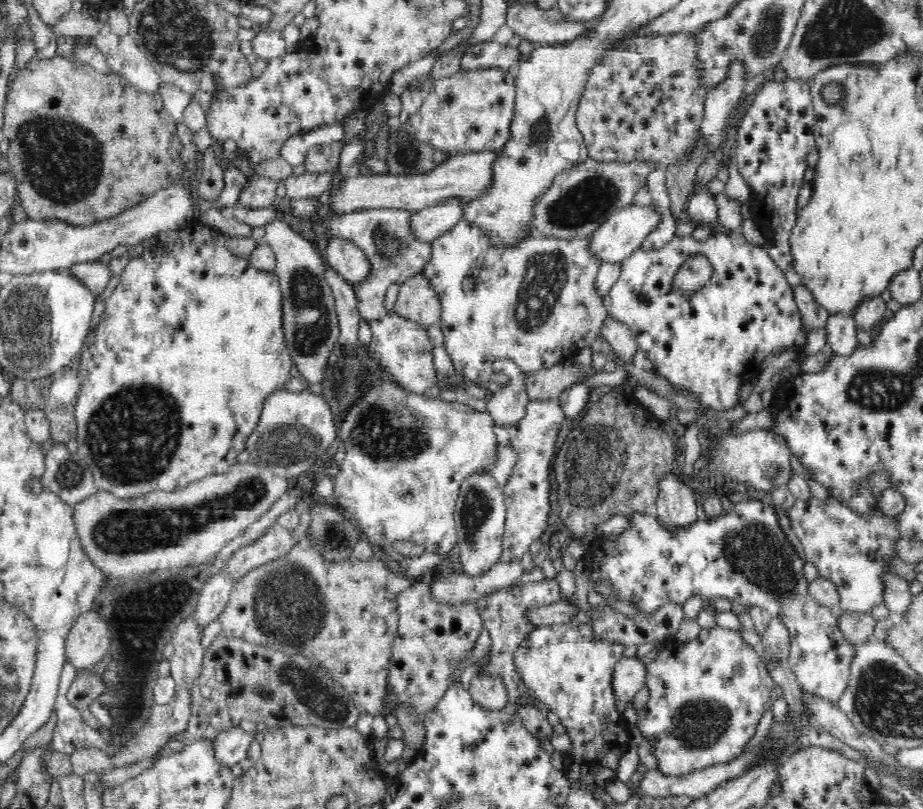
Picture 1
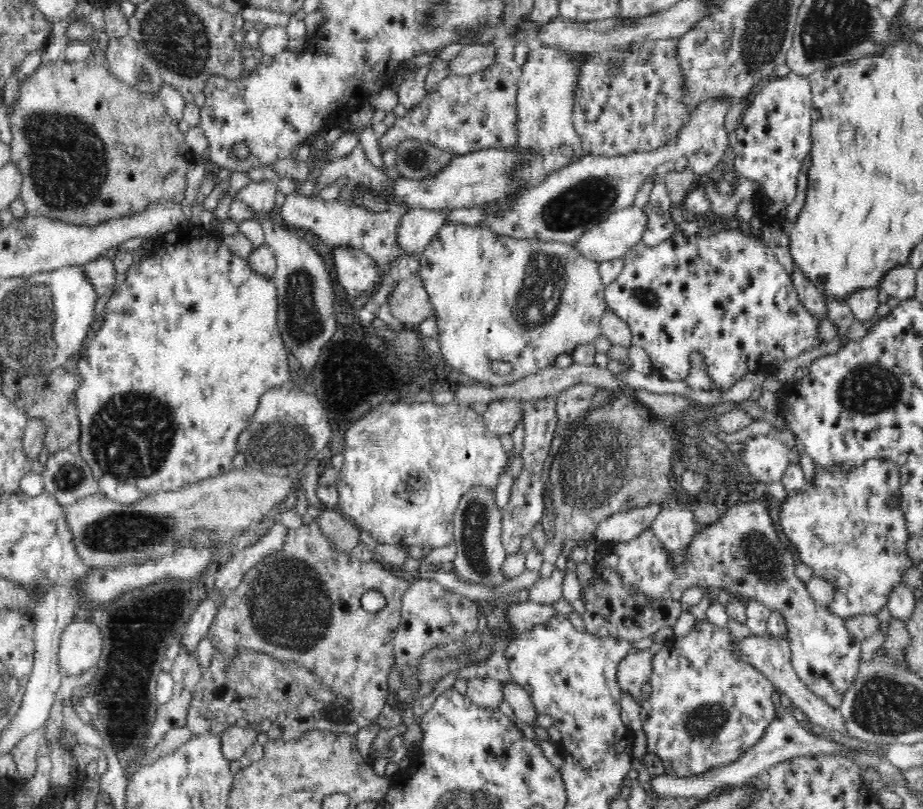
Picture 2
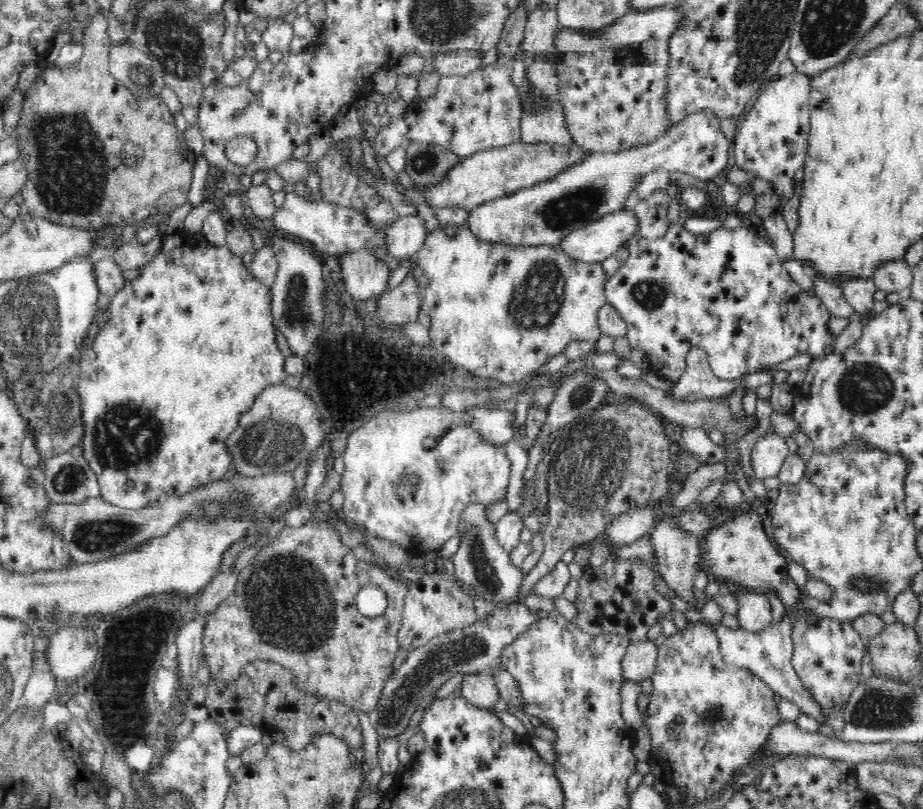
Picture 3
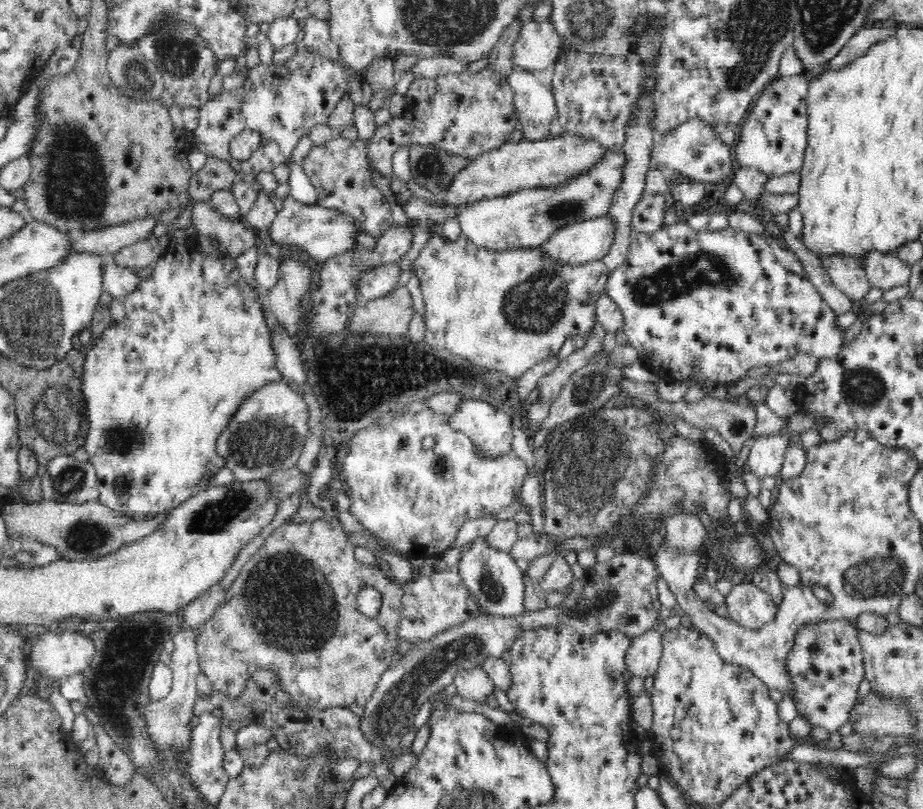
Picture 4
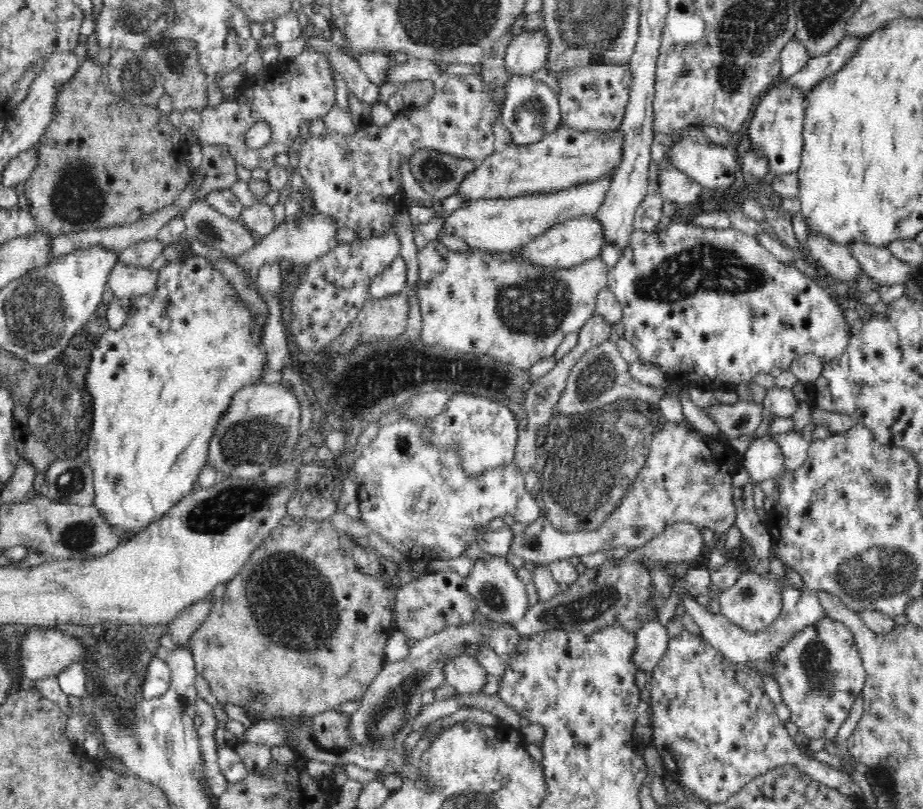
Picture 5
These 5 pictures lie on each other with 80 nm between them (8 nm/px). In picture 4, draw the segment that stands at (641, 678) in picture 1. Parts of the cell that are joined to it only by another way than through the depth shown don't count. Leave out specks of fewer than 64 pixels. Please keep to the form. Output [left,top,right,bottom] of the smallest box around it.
[627,626,662,679]

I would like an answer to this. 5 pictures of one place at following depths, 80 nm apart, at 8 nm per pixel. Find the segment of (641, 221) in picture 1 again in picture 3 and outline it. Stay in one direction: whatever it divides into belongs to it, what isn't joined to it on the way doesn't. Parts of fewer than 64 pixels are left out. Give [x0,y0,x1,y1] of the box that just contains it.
[557,207,637,263]

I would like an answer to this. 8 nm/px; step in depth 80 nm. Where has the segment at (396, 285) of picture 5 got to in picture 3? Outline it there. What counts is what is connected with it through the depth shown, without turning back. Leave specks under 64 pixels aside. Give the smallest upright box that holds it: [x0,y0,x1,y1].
[339,249,392,300]

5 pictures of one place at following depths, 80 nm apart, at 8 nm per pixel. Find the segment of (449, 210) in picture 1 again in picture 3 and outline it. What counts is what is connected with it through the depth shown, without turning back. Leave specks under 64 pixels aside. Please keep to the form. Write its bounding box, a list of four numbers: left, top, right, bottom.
[386,212,428,261]

